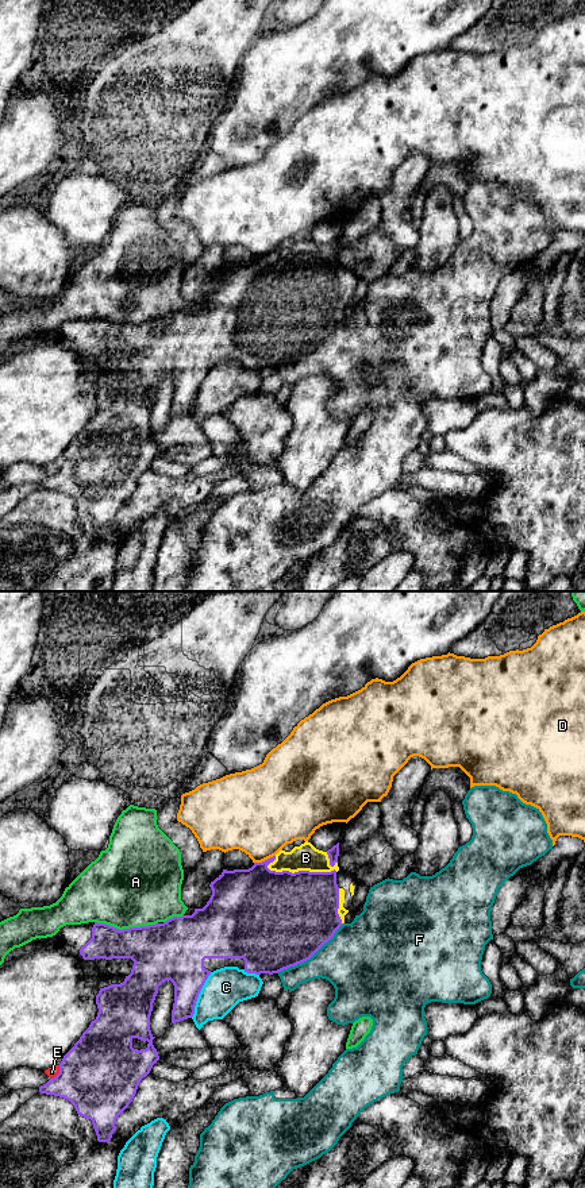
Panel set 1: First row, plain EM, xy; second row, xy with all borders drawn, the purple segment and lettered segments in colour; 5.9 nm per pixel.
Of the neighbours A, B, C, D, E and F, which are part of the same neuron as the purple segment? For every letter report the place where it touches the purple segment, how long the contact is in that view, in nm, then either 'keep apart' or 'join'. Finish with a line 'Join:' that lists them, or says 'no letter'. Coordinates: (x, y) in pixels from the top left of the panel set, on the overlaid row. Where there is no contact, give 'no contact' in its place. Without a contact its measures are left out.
A: meets purple in xy at (126, 929); contact 380 nm long; keep apart
B: meets purple in xy at (301, 871); contact 420 nm long; join
C: meets purple in xy at (197, 995); contact 300 nm long; keep apart
D: meets purple in xy at (265, 860); contact 140 nm long; keep apart
E: meets purple in xy at (60, 1072); contact 100 nm long; keep apart
F: meets purple in xy at (311, 956); contact 500 nm long; keep apart
Join: B

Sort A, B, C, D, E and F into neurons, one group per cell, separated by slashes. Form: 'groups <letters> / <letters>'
groups A / B / C / D / E / F

